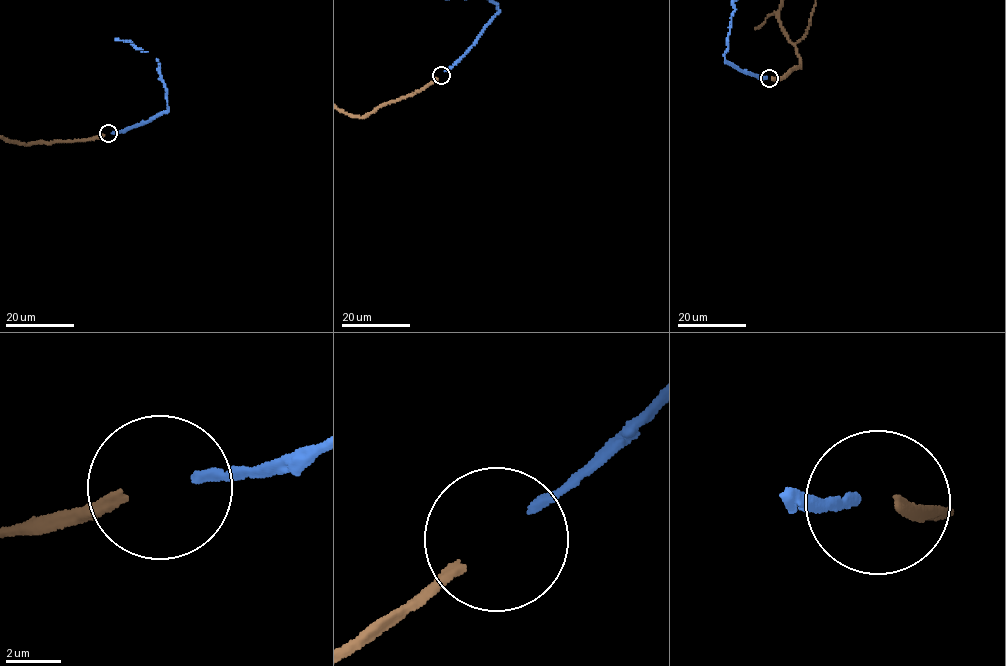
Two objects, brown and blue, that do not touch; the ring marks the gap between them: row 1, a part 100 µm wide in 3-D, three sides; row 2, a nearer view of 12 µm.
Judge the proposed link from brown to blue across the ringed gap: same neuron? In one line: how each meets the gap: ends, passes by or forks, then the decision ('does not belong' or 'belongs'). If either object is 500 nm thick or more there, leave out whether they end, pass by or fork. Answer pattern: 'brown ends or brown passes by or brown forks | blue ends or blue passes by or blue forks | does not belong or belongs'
brown ends | blue ends | belongs

